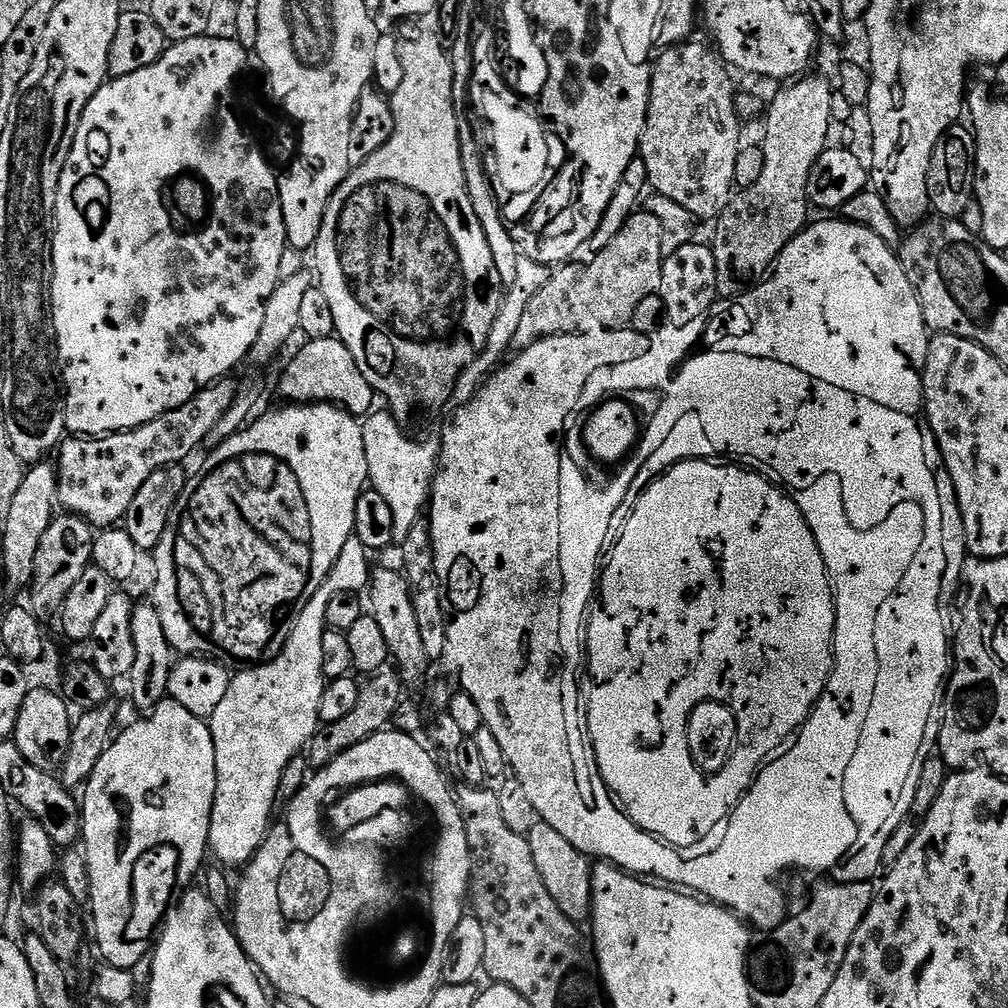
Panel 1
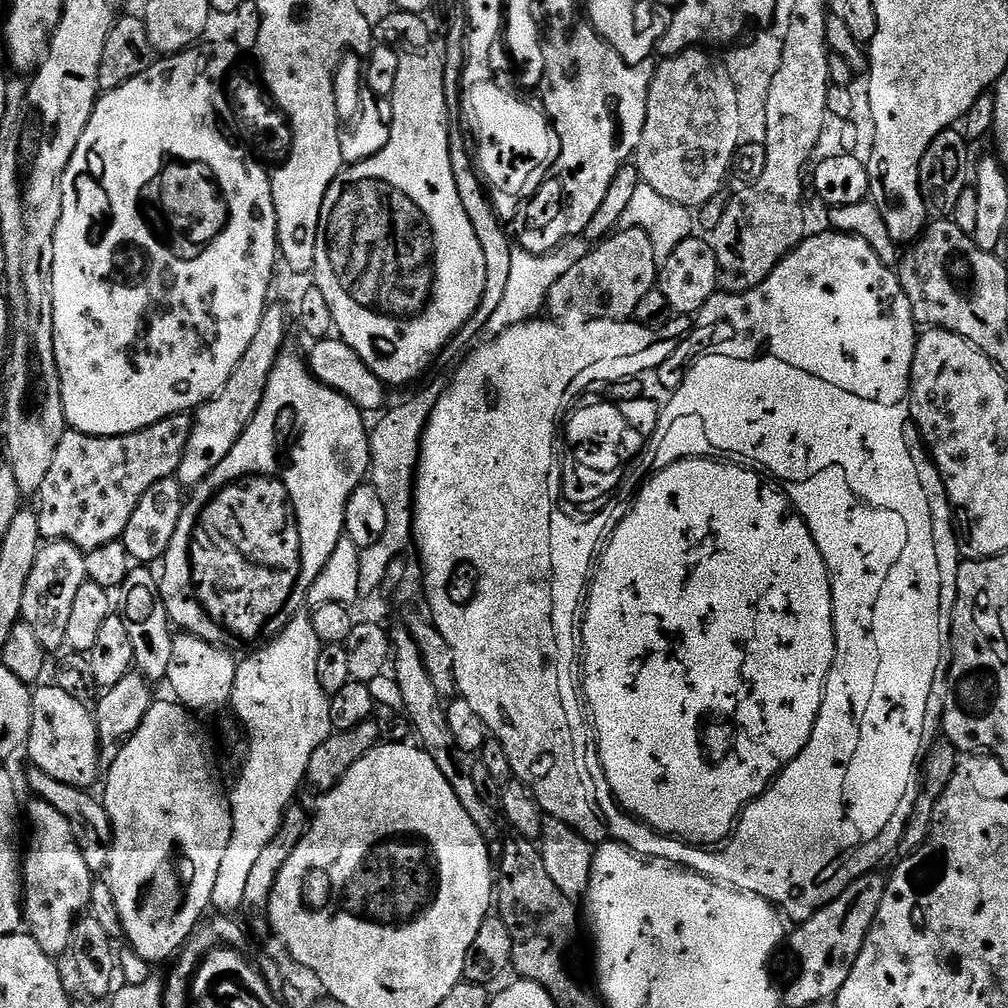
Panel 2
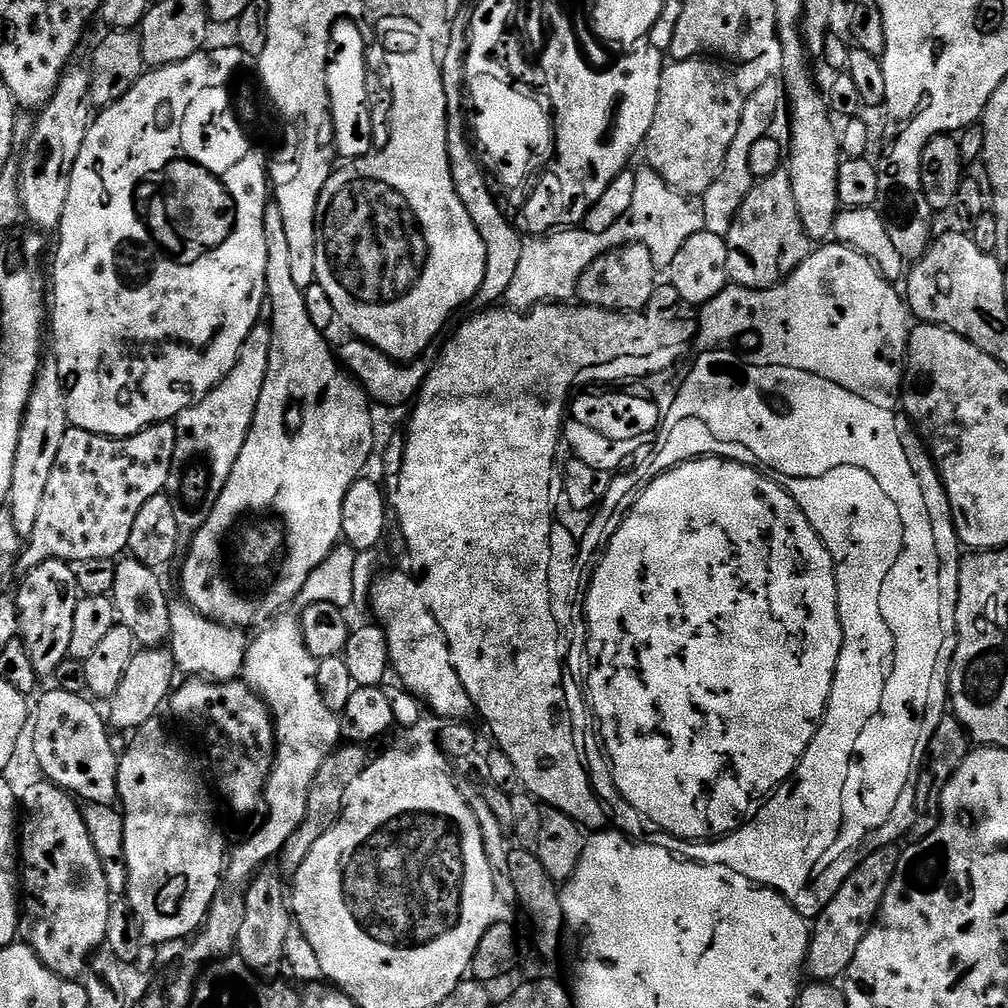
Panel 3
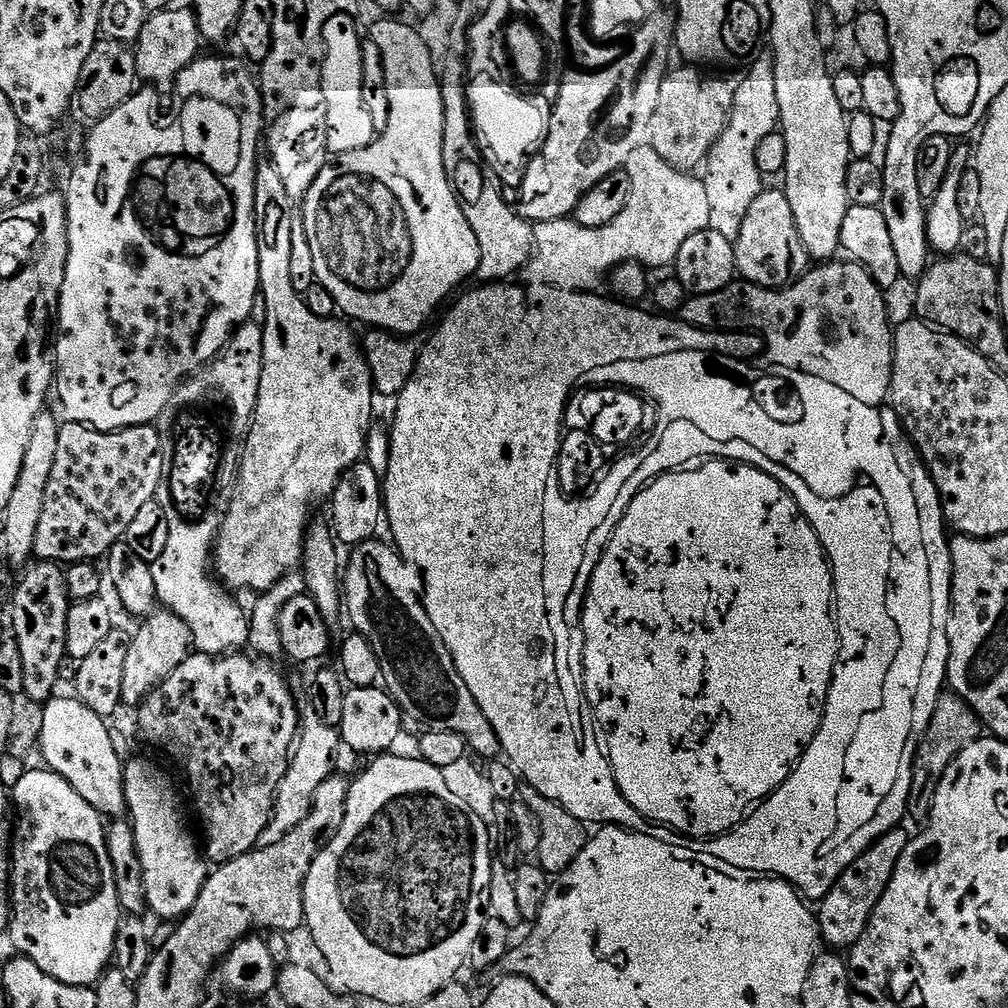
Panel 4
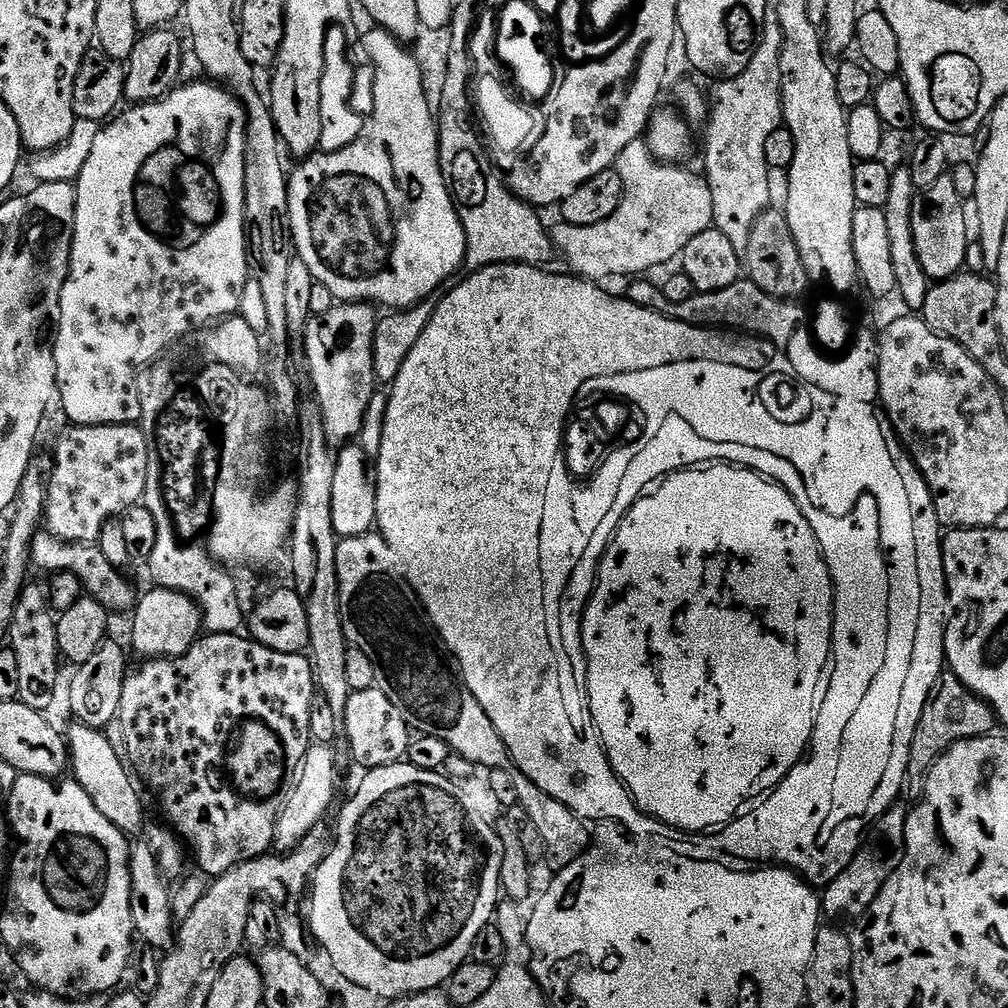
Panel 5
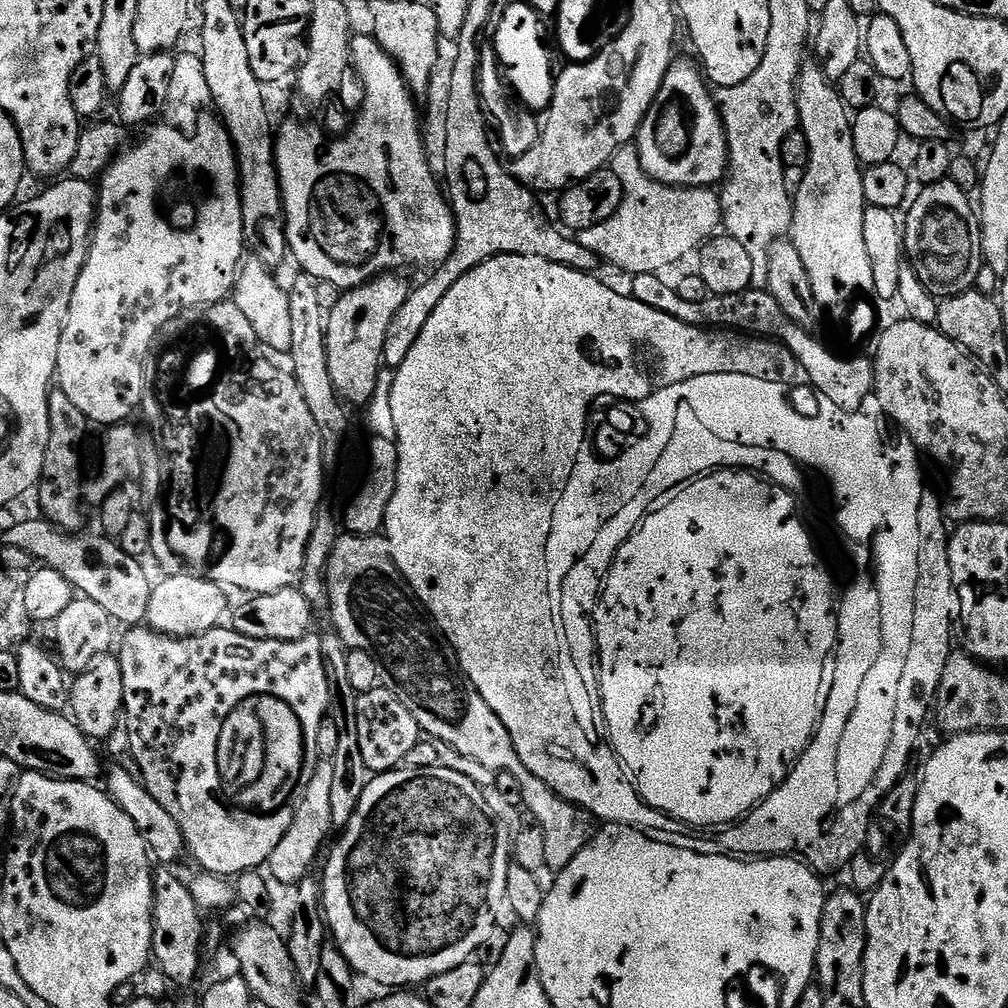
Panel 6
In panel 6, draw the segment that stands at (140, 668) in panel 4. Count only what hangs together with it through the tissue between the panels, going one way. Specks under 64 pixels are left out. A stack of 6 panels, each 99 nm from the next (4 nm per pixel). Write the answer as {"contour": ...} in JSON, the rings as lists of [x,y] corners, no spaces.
{"contour":[[[180,570],[175,574],[161,575],[152,585],[146,610],[147,627],[153,632],[161,632],[164,636],[197,636],[208,632],[221,623],[220,615],[229,611],[230,603],[228,604],[227,598],[224,597],[224,592],[225,589],[221,585],[213,580],[205,580],[199,574]]]}

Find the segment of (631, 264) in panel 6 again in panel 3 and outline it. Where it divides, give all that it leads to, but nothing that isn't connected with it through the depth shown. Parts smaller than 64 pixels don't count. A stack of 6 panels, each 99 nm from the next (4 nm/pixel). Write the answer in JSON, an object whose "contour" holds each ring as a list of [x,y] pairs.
{"contour":[[[647,166],[635,169],[634,199],[630,210],[602,234],[590,234],[583,226],[564,226],[549,236],[532,236],[524,240],[518,270],[506,290],[504,300],[512,310],[531,310],[547,302],[566,302],[576,296],[582,274],[599,256],[612,248],[641,244],[650,250],[657,270],[666,270],[674,262],[674,254],[682,250],[686,238],[704,231],[704,209],[693,197],[671,188],[663,178]]]}

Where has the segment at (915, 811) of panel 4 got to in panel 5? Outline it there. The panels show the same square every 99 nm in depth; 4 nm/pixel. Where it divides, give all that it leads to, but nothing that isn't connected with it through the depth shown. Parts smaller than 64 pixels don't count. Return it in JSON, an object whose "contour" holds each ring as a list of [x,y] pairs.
{"contour":[[[951,672],[941,675],[932,689],[923,716],[915,731],[914,742],[911,743],[910,762],[908,763],[908,790],[921,797],[924,793],[928,773],[943,752],[962,740],[973,740],[979,736],[987,736],[997,727],[996,713],[992,711],[988,701],[980,699],[968,689],[964,683]]]}

